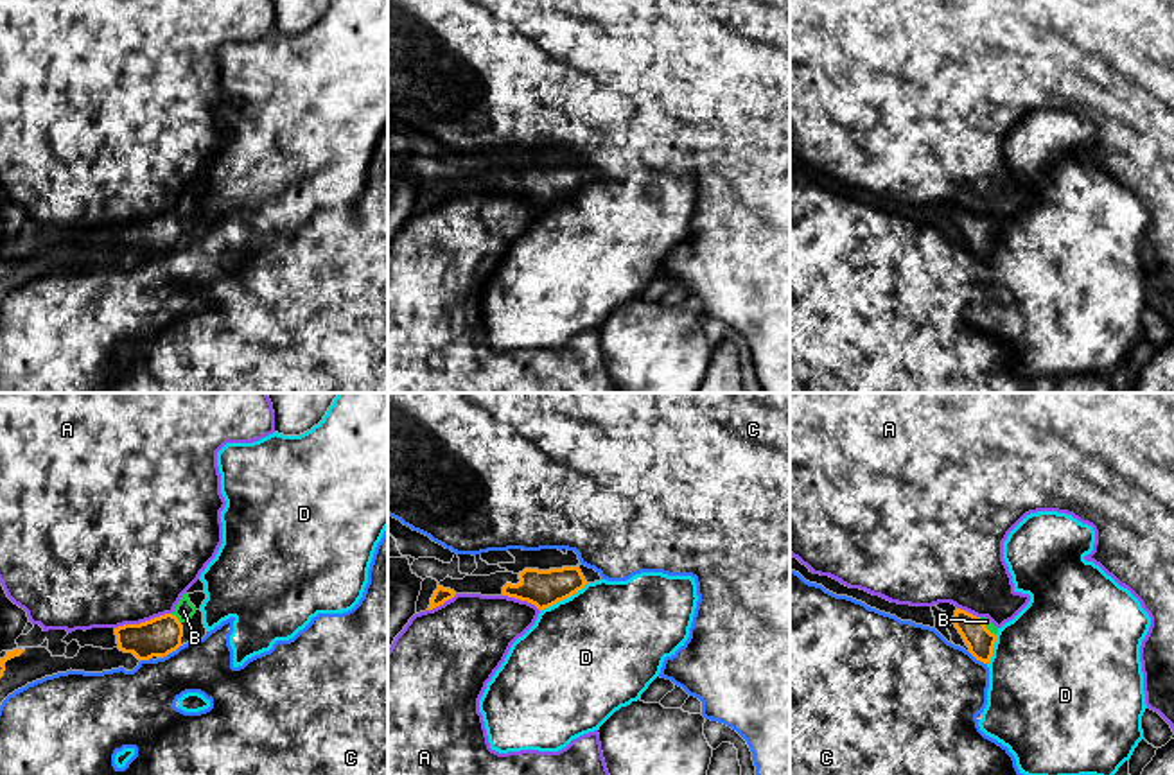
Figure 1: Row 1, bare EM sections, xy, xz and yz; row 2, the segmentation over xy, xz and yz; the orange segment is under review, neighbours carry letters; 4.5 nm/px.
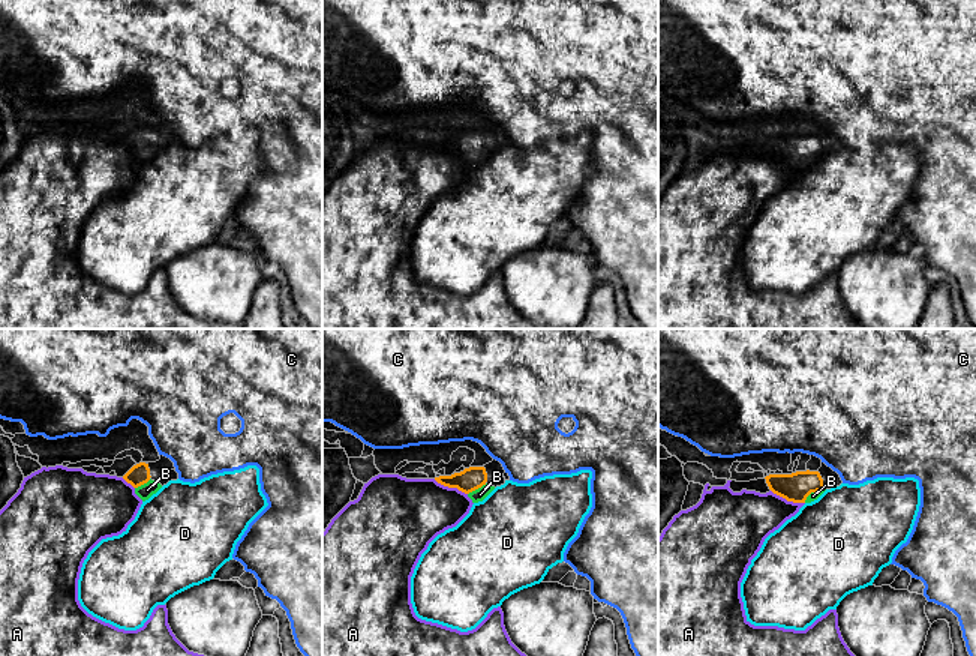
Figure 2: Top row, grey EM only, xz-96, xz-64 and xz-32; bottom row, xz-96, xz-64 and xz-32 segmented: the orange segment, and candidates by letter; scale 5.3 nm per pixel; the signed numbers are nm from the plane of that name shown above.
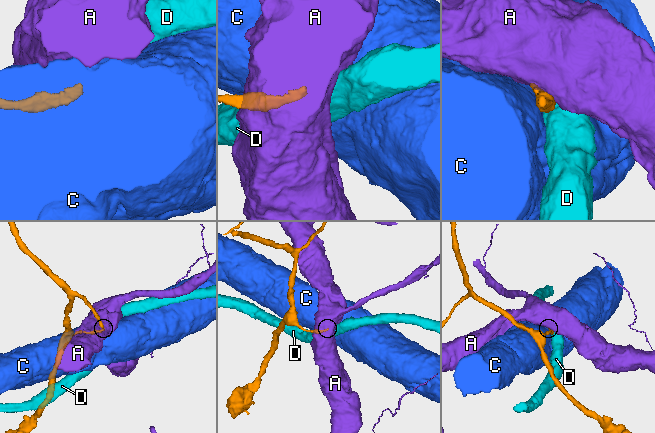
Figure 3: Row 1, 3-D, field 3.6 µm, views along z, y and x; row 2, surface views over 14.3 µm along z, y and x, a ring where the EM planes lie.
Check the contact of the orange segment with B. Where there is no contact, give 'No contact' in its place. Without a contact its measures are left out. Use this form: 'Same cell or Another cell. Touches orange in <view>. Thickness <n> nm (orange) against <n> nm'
Same cell. Touches orange in xy. Thickness 170 nm (orange) against 90 nm

